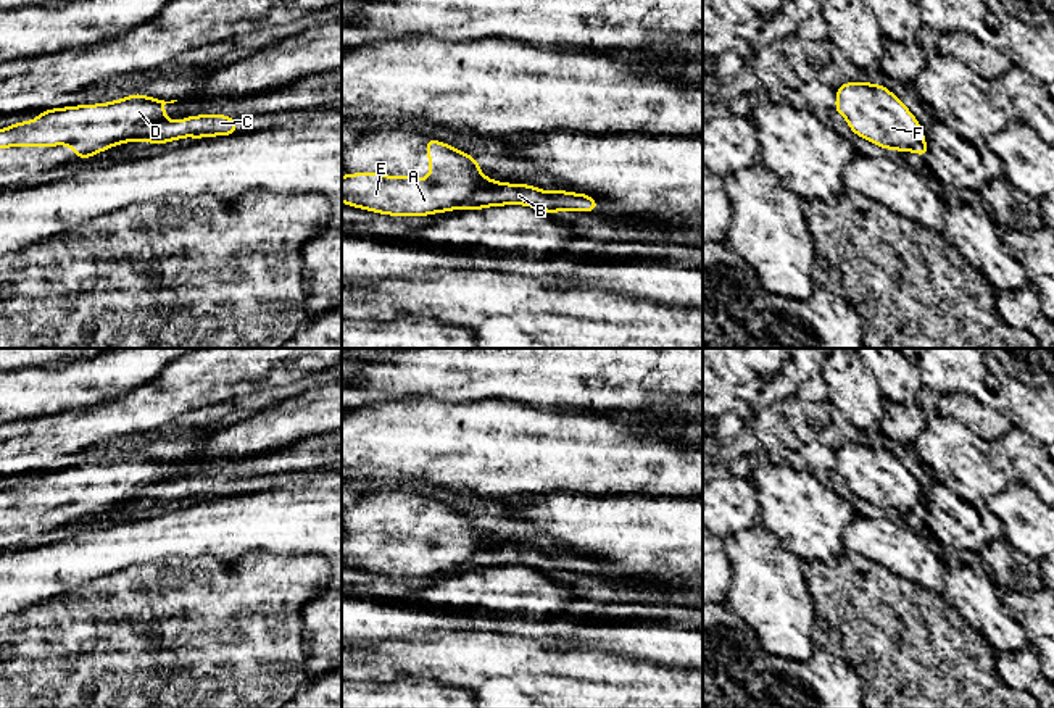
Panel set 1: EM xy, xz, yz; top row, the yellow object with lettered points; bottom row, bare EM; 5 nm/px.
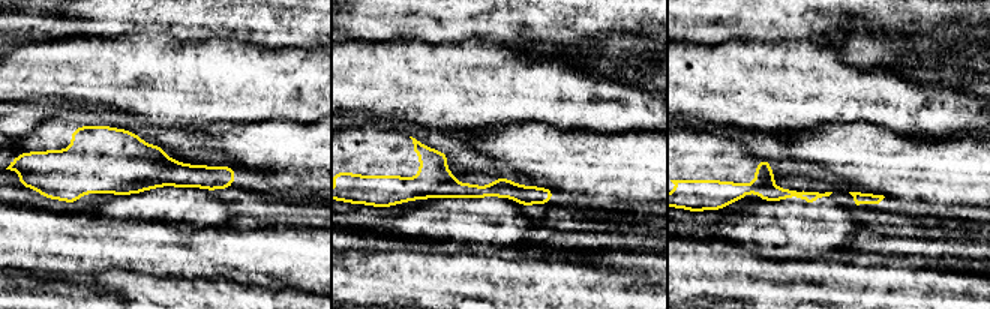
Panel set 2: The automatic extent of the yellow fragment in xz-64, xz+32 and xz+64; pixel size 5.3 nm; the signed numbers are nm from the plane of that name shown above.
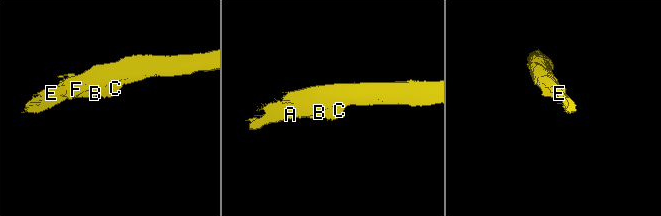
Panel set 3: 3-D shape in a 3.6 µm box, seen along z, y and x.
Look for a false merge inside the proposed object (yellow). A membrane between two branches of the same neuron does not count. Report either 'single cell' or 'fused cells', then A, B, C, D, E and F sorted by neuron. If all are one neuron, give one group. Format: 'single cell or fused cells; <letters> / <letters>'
single cell; A B C D E F

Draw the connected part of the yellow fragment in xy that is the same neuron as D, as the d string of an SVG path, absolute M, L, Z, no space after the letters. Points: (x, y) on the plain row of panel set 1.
M132 455L131 458L114 461L110 464L98 466L81 466L81 468L66 468L40 473L40 477L32 482L23 482L11 485L10 489L0 490L0 510L6 508L53 508L53 506L69 506L73 514L79 516L77 523L85 521L87 518L97 516L103 511L108 511L113 506L143 502L151 505L166 505L182 498L213 498L213 497L234 497L237 495L237 482L226 476L200 476L189 477L182 482L169 482L163 473L166 464L174 464L177 461L164 463L153 458L145 458L142 455Z

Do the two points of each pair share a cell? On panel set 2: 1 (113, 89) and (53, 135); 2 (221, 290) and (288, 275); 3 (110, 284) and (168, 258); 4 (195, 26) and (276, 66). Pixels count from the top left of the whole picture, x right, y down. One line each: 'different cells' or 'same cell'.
1: different cells
2: different cells
3: different cells
4: different cells

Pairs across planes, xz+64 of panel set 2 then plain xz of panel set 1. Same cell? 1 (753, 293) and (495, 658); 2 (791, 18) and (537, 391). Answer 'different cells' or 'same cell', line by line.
1: same cell
2: same cell

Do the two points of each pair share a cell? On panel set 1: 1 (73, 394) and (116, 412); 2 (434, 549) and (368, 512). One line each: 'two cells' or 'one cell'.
1: two cells
2: one cell

